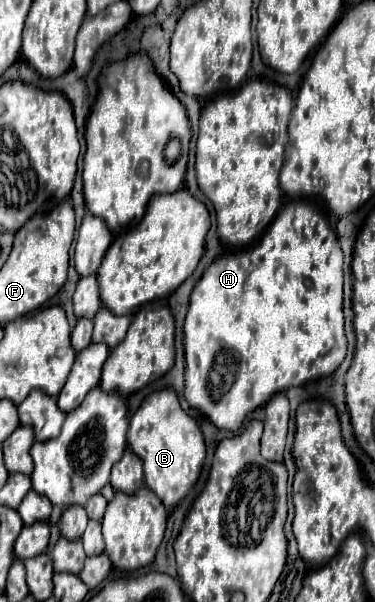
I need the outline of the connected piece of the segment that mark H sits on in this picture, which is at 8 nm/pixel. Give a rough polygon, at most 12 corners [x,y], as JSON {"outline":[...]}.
{"outline":[[289,201],[185,317],[185,399],[237,431],[343,361],[343,251]]}

